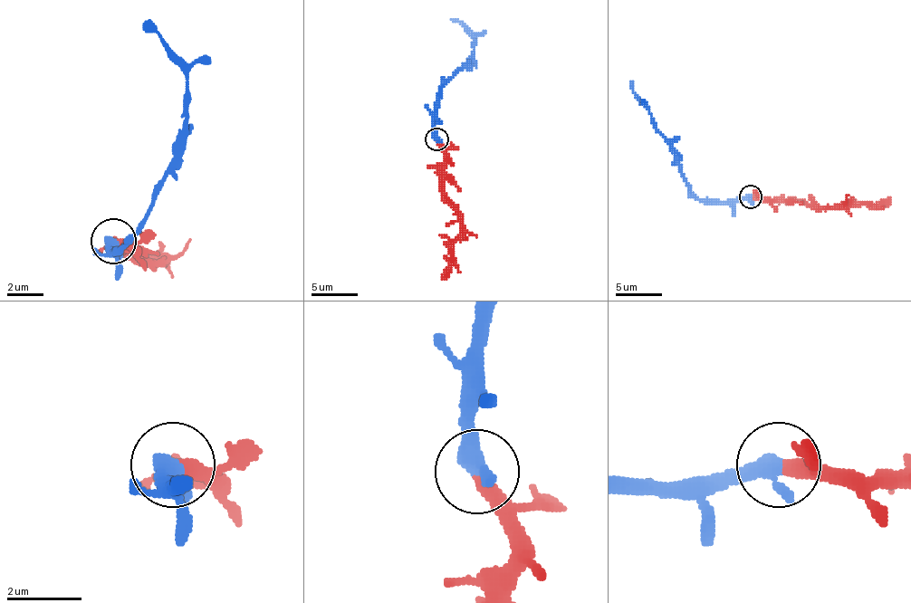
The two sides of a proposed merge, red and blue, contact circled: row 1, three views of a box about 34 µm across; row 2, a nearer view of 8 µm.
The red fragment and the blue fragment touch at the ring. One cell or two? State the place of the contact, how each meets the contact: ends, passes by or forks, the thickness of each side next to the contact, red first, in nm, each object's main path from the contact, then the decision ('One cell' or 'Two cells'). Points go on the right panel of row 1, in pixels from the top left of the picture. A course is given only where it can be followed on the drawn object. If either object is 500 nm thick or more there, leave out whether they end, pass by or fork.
Place: (751, 196). Thickness 400 nm (red) against 500 nm. Course of red: (751, 197), (804, 199), (820, 206), (877, 204), (890, 199). Course of blue: (751, 197), (704, 202), (691, 190), (672, 148), (656, 128), (649, 107), (633, 90), (630, 83). One cell

